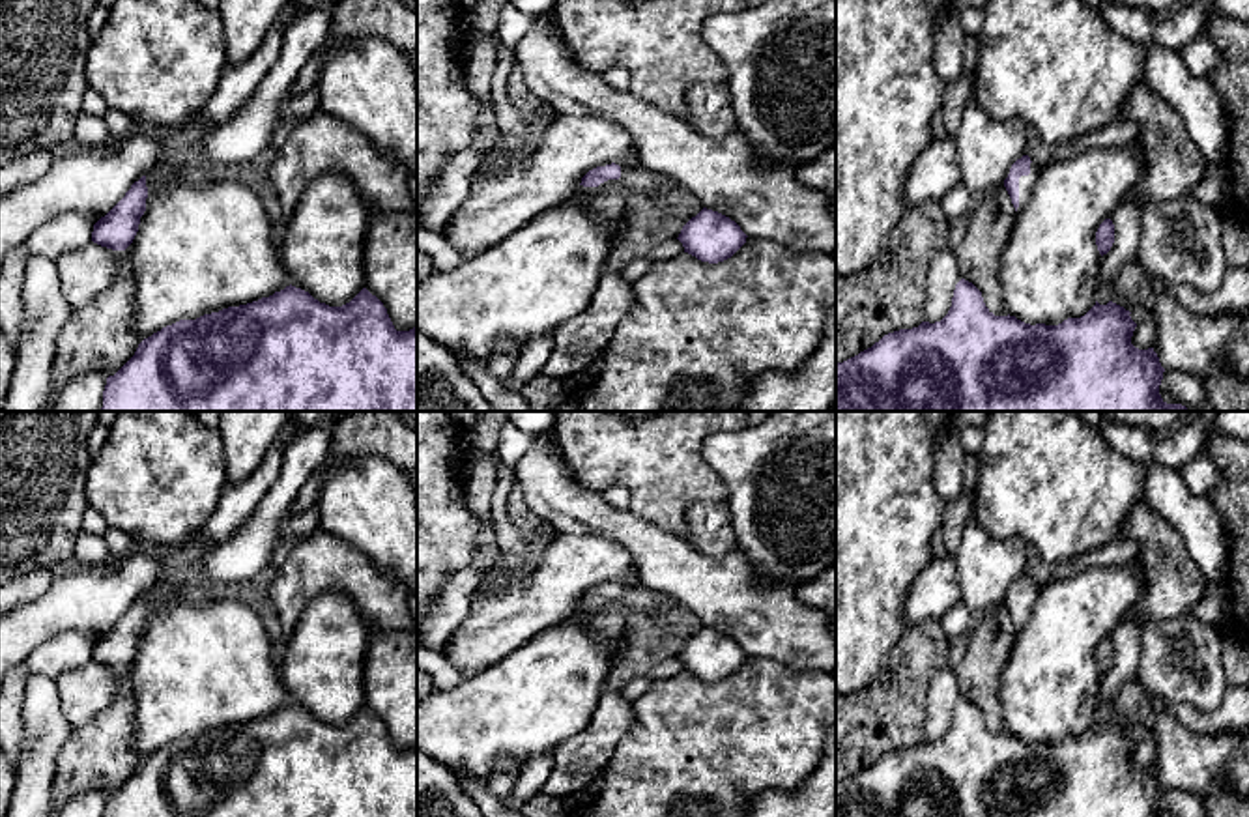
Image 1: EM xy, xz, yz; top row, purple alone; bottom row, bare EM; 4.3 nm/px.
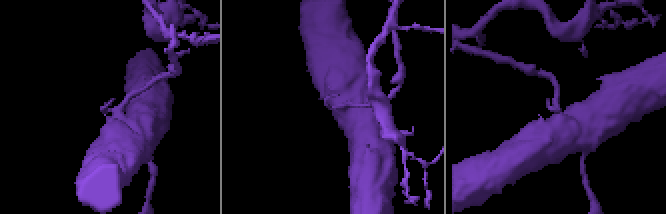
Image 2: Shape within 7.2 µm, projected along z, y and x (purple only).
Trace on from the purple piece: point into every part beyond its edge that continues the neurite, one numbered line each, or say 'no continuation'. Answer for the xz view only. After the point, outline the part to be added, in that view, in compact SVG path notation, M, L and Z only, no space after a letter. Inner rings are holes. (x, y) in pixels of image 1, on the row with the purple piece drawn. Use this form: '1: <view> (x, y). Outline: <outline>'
1: xz (638, 180). Outline: M619 165L621 166L621 165ZM621 166L621 178L619 179L608 179L604 183L600 183L598 187L578 187L578 194L583 193L593 193L593 191L606 191L606 189L621 189L624 193L656 193L662 191L666 187L673 185L671 179L668 179L662 174L653 174L641 166L638 168L624 168Z

